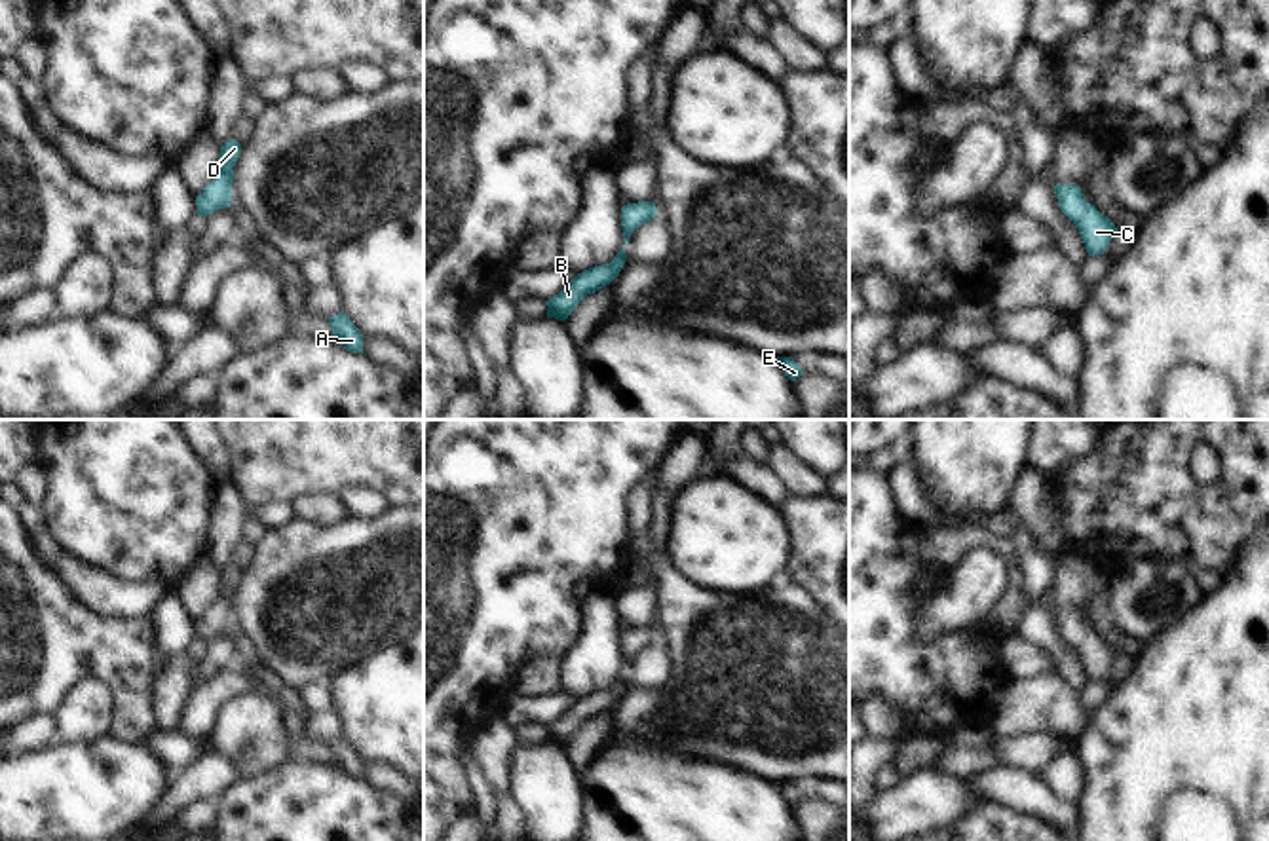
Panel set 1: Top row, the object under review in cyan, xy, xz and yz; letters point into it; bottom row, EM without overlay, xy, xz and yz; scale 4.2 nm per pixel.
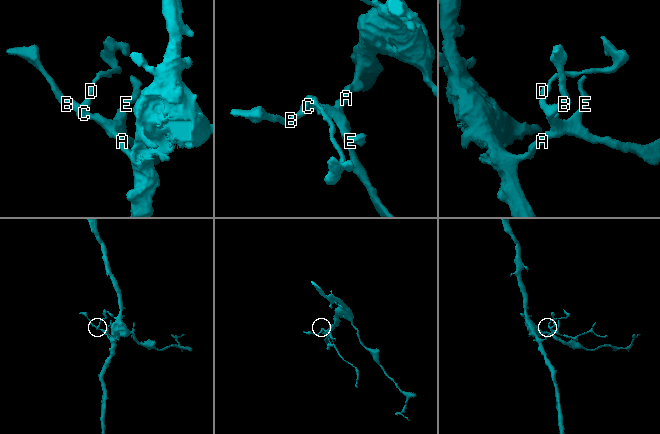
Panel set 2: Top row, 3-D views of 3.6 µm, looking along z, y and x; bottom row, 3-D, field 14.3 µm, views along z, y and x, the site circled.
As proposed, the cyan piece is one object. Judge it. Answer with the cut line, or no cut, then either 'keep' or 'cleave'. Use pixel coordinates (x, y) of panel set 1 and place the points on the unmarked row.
cut none; keep

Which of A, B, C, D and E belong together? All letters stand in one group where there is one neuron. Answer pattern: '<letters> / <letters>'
A B C D E

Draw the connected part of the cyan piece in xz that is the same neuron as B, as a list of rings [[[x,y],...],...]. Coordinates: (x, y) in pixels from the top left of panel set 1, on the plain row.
[[[623,672],[612,687],[578,699],[559,720],[545,727],[547,742],[566,746],[587,720],[610,710],[619,701],[625,687],[627,680]]]

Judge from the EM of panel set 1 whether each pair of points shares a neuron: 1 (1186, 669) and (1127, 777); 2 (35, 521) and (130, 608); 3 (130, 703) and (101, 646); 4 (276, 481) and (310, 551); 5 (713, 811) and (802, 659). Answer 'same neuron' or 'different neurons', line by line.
1: same neuron
2: same neuron
3: same neuron
4: different neurons
5: different neurons

